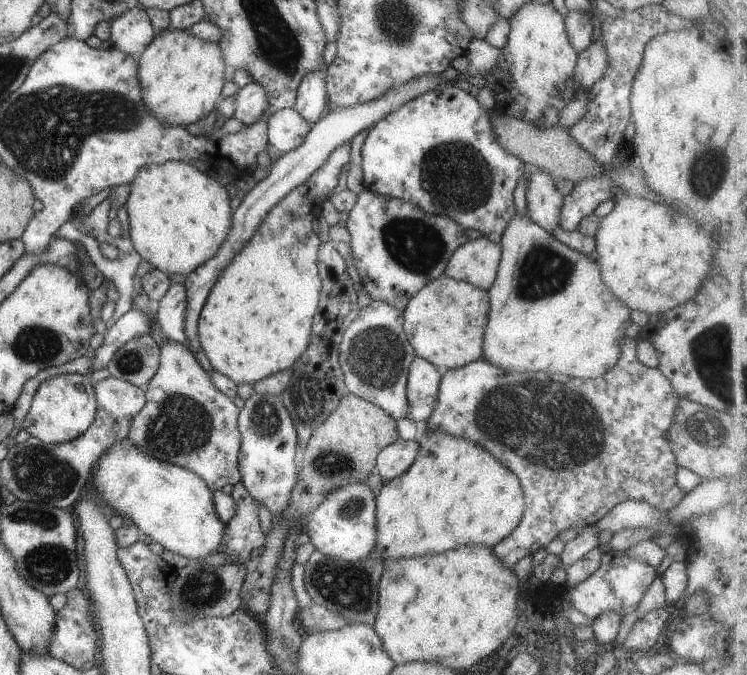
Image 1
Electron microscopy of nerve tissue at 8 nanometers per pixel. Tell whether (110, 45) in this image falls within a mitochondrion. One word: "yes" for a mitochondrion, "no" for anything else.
no

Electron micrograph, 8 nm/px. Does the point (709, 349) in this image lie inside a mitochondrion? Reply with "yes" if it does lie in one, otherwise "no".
yes

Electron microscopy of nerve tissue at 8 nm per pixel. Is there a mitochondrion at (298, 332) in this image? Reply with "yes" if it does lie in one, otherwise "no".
no

